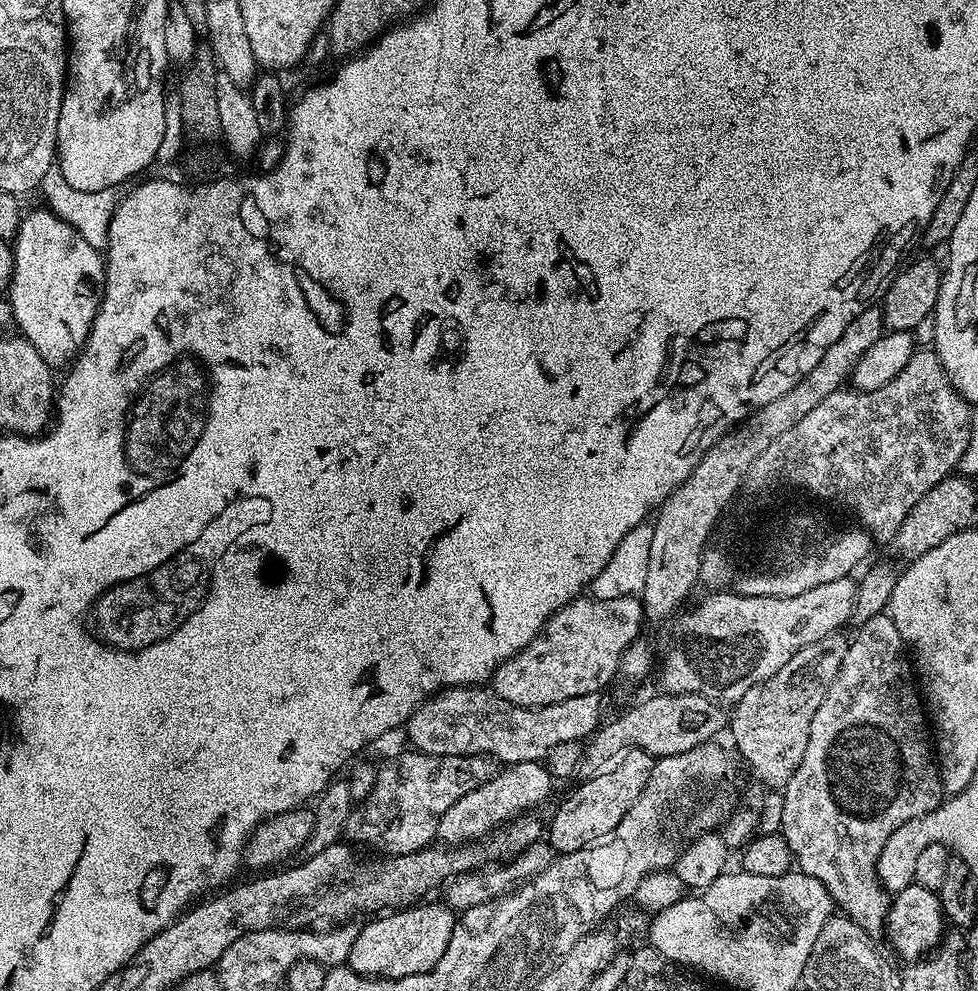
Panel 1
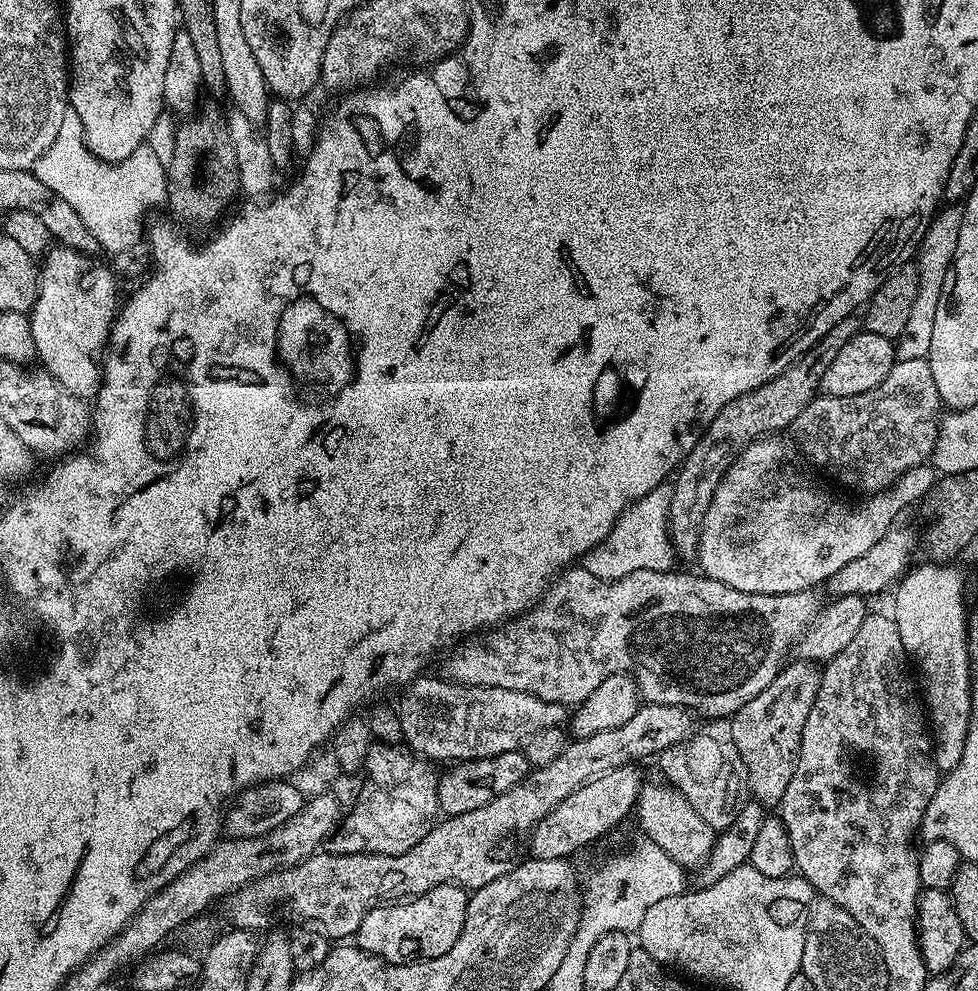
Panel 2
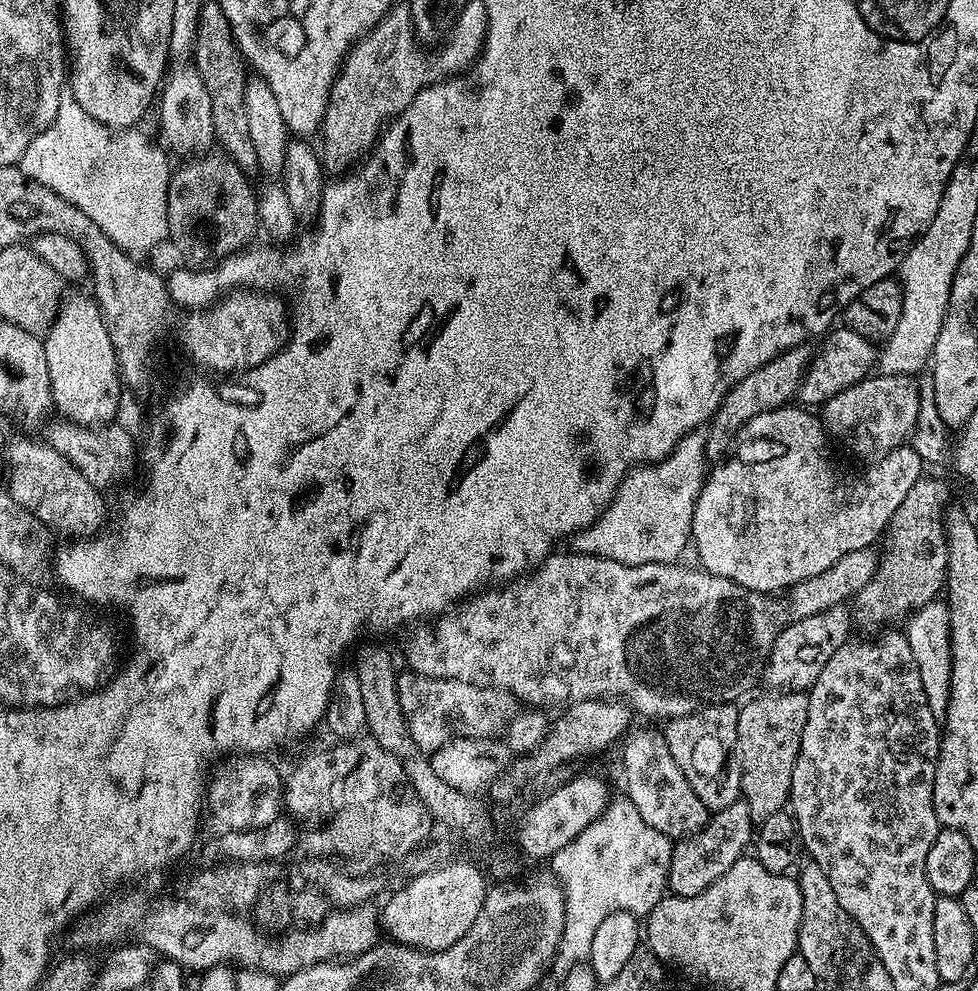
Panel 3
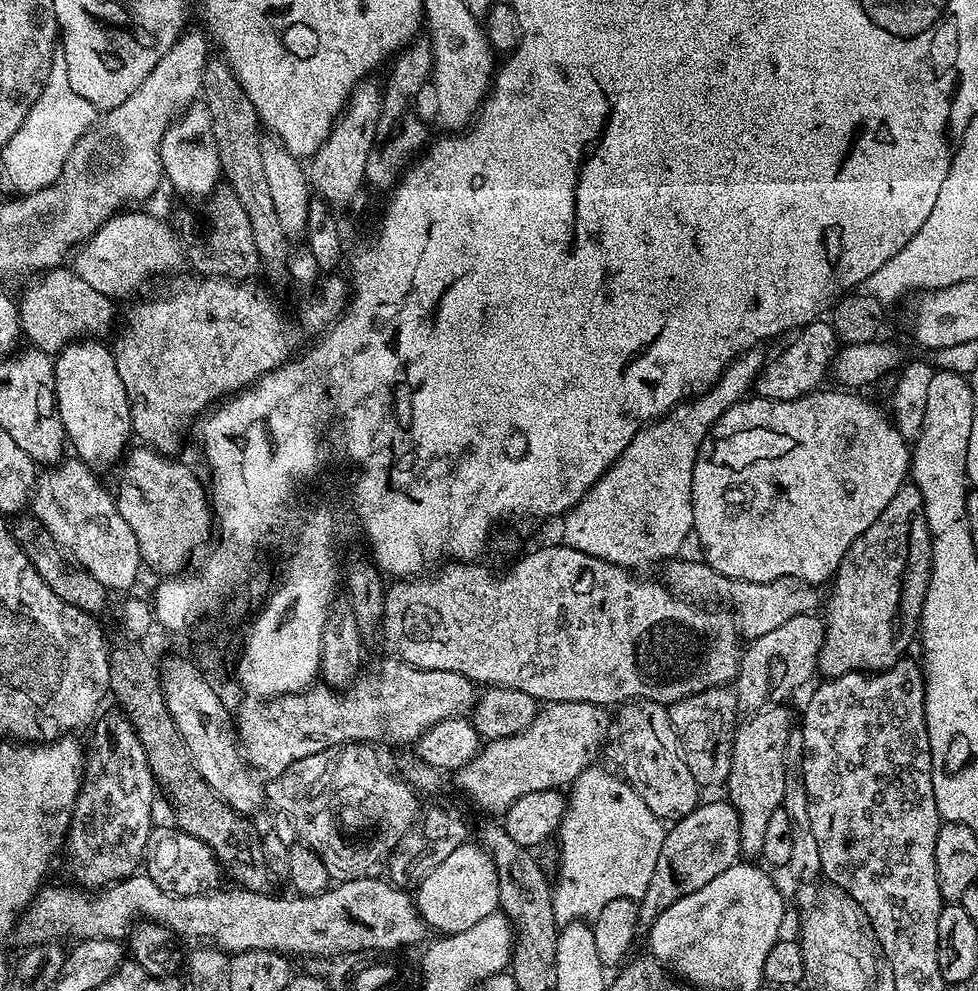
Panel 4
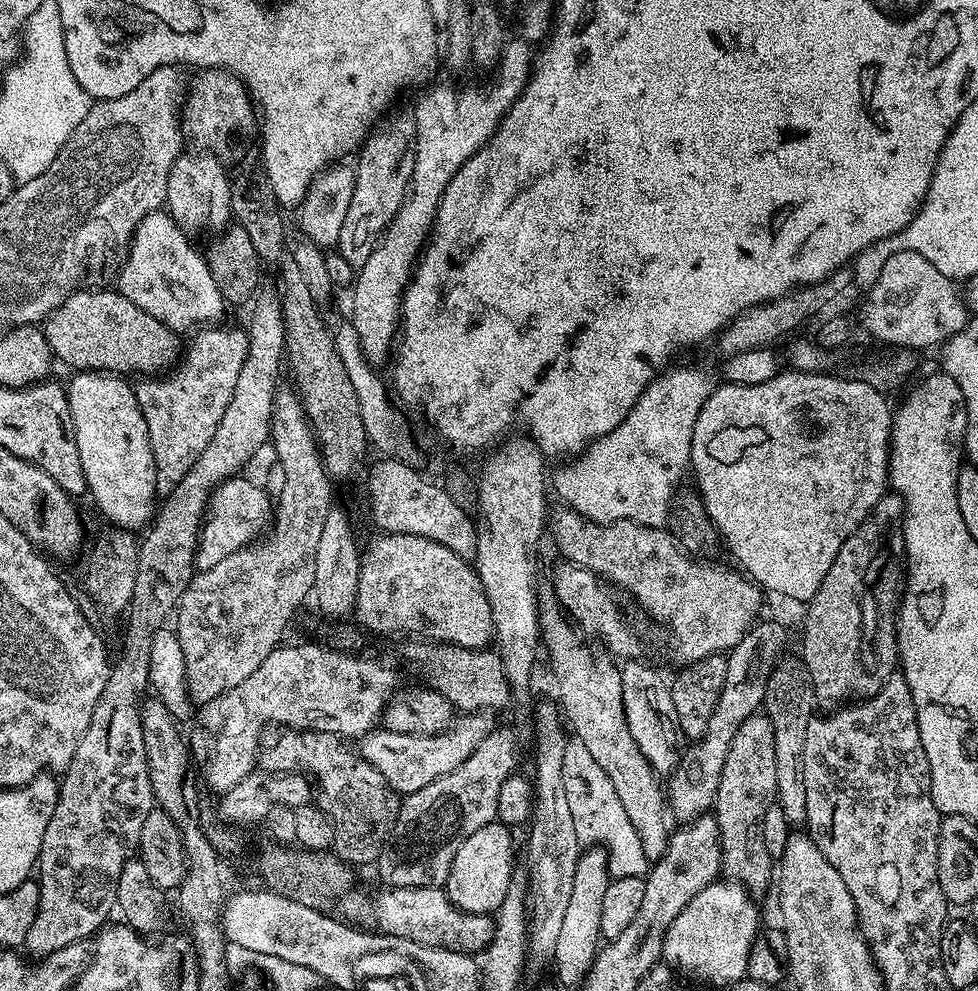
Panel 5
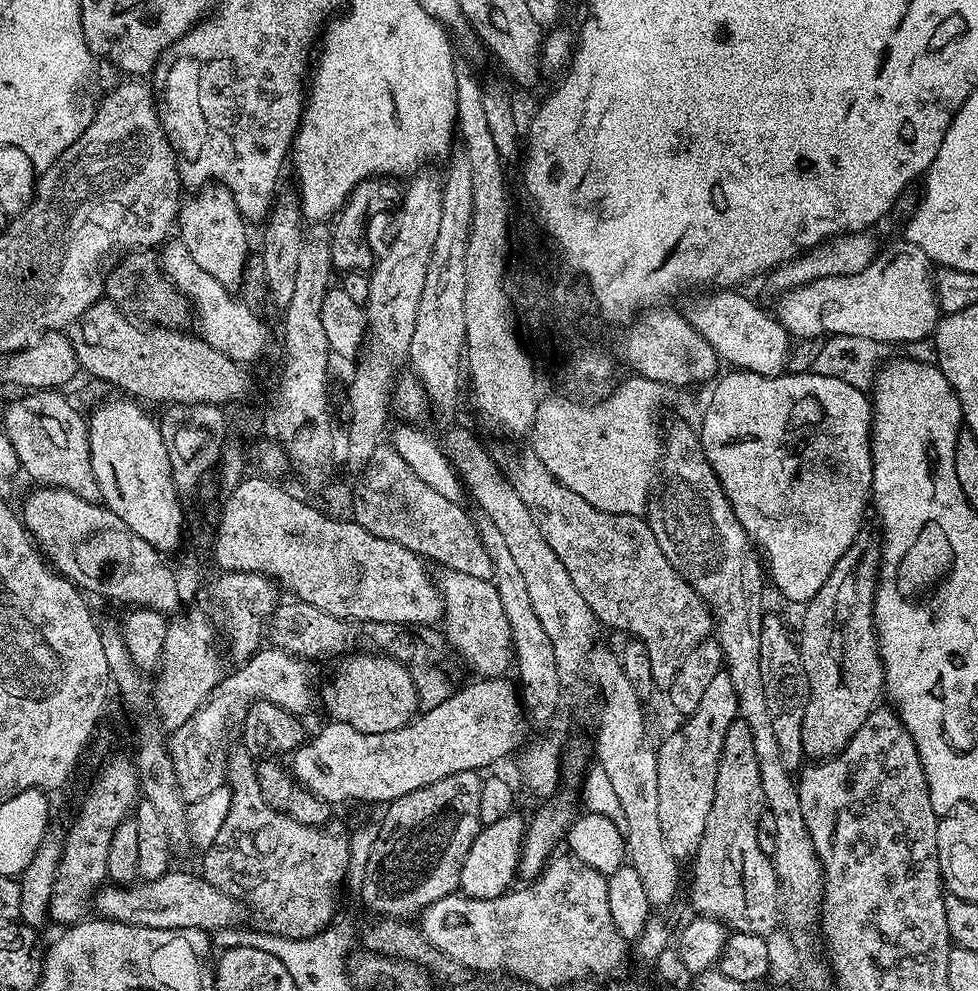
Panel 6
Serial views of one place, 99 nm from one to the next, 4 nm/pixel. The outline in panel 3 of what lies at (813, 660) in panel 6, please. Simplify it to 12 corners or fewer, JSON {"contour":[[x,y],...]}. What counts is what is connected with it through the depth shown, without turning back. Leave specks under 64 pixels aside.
{"contour":[[914,482],[854,597],[864,628],[896,626],[948,579],[948,484]]}

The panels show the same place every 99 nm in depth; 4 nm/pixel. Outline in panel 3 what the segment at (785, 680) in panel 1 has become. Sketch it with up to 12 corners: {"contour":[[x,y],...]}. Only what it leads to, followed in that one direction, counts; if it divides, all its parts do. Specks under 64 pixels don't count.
{"contour":[[808,698],[743,705],[740,795],[759,826],[789,807]]}

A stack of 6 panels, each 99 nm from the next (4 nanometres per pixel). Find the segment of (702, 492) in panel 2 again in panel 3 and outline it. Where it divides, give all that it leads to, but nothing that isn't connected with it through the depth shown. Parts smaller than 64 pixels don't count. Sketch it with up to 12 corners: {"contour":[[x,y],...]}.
{"contour":[[787,348],[724,396],[707,429],[707,455],[729,451],[740,428],[785,407],[812,361]]}

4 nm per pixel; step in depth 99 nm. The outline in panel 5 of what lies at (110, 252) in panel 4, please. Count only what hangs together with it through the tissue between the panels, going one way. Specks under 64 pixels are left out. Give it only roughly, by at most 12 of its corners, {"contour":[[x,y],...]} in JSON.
{"contour":[[167,211],[140,219],[115,291],[177,330],[222,290]]}

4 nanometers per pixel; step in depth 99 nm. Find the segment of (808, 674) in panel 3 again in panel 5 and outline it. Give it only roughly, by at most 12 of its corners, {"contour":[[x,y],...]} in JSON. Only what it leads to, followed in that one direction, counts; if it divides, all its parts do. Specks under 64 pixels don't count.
{"contour":[[760,622],[727,653],[706,734],[666,780],[687,822],[713,811],[738,726],[761,711],[787,644]]}

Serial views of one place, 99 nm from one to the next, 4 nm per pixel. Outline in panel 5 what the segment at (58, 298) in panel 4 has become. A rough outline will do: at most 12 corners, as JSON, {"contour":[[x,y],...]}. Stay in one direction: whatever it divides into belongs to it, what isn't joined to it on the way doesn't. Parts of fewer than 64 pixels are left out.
{"contour":[[108,288],[71,292],[42,322],[72,370],[156,374],[177,329]]}

